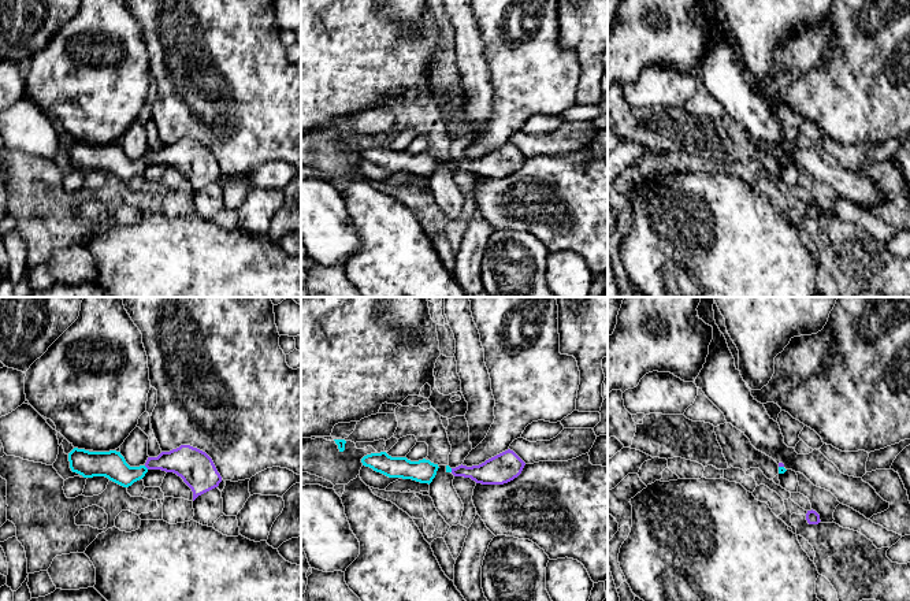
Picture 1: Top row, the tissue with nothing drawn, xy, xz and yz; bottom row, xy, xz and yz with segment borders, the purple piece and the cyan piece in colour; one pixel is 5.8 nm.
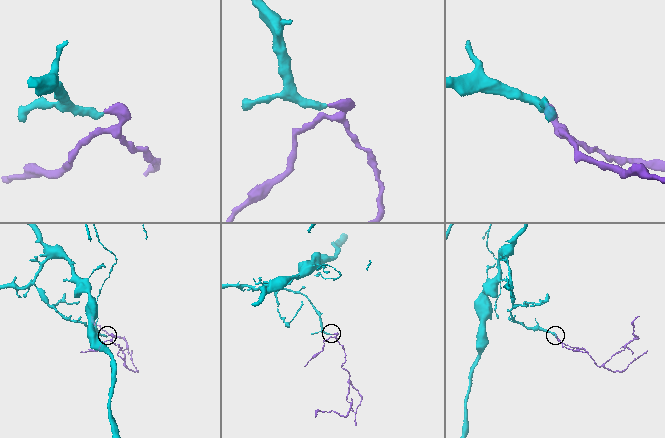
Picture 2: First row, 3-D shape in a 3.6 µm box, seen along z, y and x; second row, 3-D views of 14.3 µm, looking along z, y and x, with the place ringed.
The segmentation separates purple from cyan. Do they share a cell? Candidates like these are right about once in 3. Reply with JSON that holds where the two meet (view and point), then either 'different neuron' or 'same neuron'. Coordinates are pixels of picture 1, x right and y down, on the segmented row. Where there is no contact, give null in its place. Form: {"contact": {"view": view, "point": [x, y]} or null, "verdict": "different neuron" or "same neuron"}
{"contact": {"view": "xy", "point": [147, 467]}, "verdict": "same neuron"}

